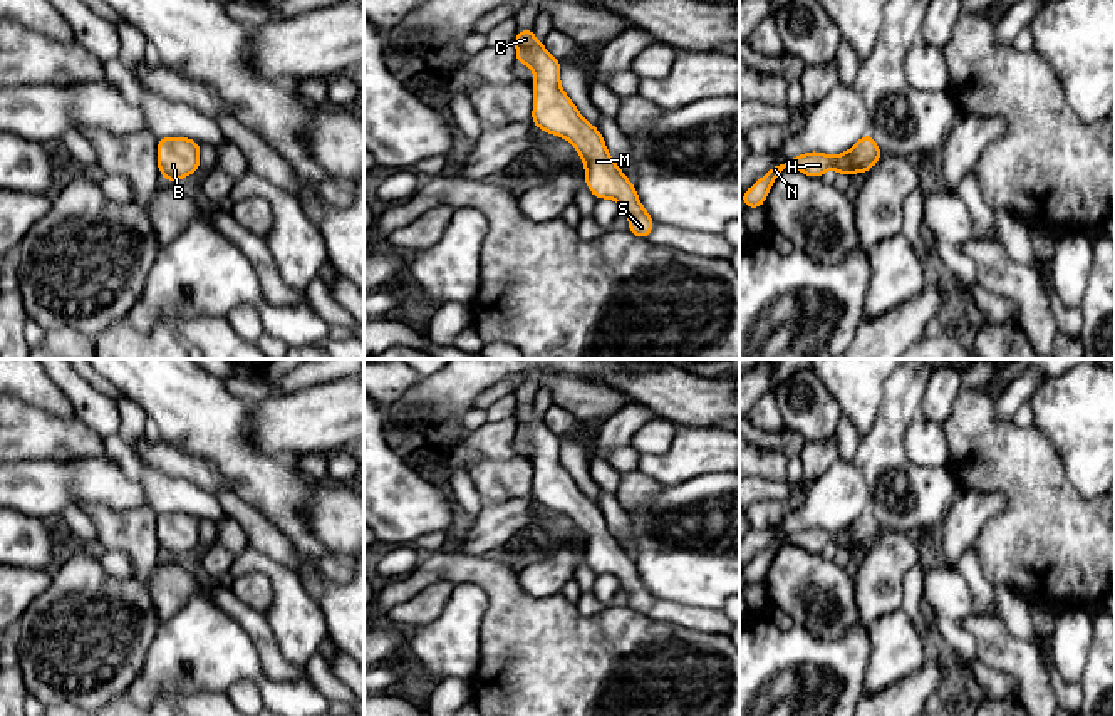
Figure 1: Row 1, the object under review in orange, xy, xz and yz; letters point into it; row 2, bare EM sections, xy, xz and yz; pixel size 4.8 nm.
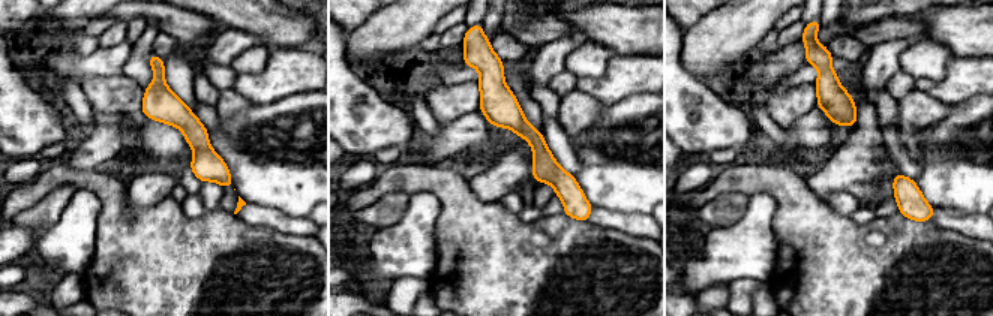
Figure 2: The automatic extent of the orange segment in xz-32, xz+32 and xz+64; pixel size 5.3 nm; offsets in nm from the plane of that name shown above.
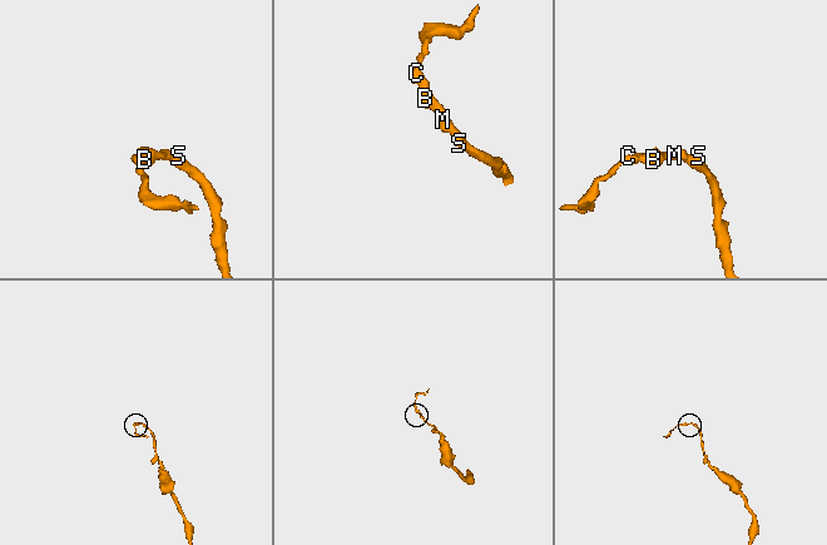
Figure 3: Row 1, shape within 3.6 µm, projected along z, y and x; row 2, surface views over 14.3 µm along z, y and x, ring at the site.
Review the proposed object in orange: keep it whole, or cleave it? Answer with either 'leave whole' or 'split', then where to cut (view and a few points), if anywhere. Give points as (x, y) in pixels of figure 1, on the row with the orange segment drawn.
leave whole; no cut

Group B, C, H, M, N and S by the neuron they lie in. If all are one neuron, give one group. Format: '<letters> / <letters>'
B C H M N S

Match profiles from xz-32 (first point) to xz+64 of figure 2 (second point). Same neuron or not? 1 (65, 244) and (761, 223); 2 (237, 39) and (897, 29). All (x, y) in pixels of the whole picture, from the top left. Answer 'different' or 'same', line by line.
1: same
2: different

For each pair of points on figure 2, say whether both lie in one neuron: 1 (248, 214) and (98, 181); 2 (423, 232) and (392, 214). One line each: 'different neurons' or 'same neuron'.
1: different neurons
2: different neurons

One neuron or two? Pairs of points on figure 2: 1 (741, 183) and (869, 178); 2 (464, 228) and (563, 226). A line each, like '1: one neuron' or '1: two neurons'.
1: two neurons
2: one neuron

